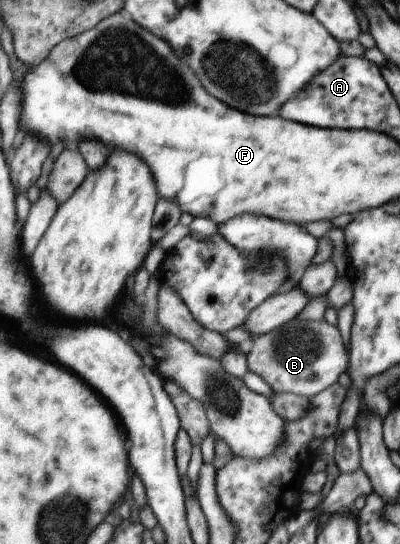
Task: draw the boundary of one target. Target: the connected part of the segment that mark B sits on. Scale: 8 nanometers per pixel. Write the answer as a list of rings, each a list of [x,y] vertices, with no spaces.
[[[291,319],[276,329],[253,337],[246,353],[246,368],[260,376],[273,393],[310,397],[330,387],[347,368],[347,350],[341,348],[337,327],[324,319]]]

